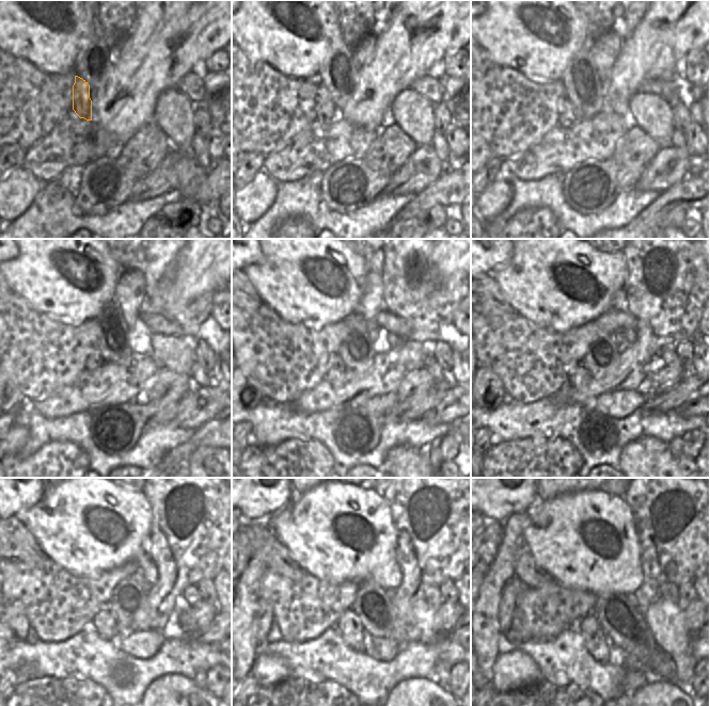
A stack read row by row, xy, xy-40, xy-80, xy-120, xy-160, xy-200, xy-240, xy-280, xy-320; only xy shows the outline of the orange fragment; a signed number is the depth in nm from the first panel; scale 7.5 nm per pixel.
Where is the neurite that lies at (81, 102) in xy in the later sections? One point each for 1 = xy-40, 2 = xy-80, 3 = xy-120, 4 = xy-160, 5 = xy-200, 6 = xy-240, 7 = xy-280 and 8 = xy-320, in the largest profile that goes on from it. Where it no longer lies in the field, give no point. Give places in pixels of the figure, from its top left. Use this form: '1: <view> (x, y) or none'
1: xy-40 (326, 112)
2: xy-80 (567, 116)
3: xy-120 (94, 360)
4: xy-160 (336, 367)
5: xy-200 (580, 378)
6: xy-240 (105, 622)
7: xy-280 (348, 625)
8: xy-320 (593, 636)

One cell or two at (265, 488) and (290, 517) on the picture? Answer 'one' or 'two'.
two

